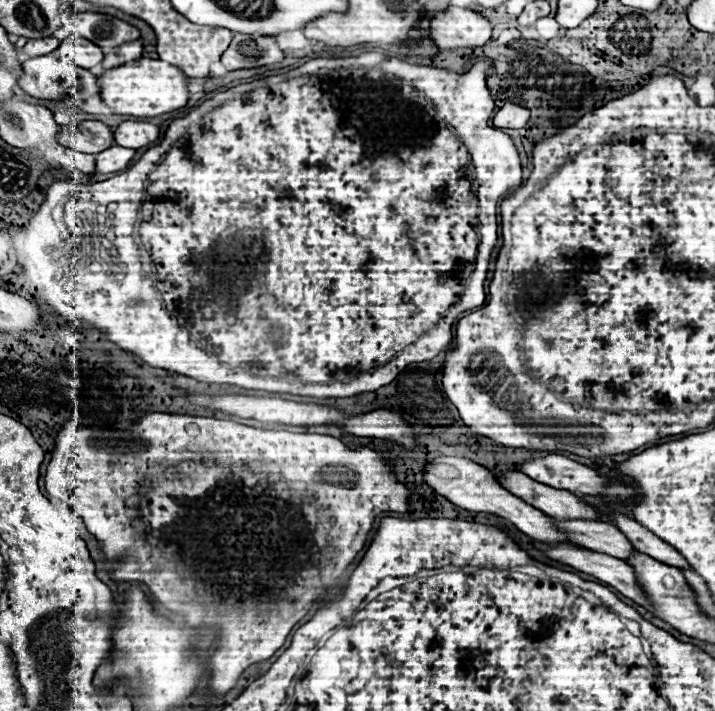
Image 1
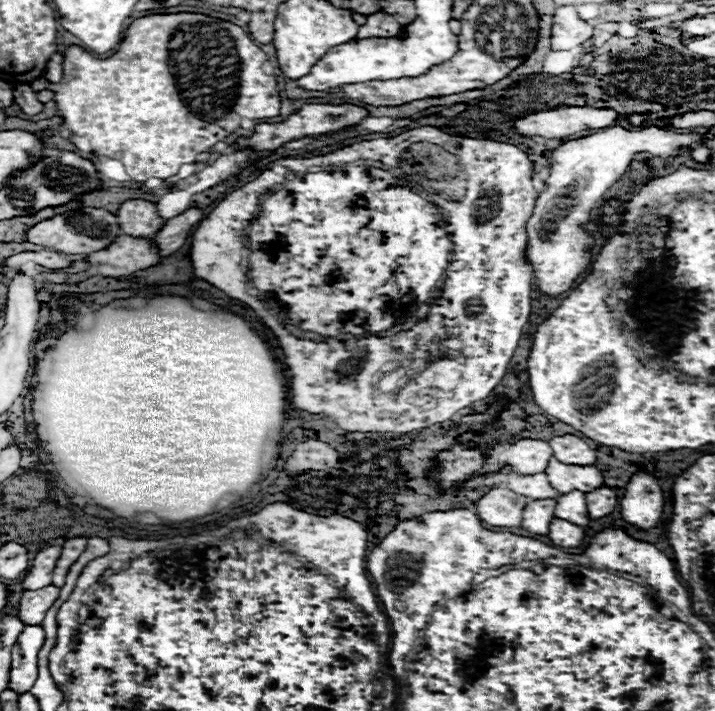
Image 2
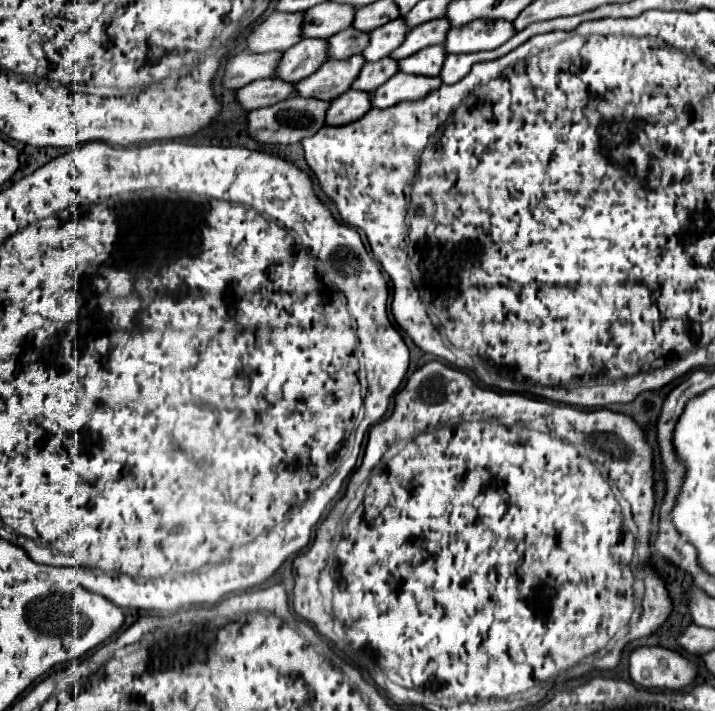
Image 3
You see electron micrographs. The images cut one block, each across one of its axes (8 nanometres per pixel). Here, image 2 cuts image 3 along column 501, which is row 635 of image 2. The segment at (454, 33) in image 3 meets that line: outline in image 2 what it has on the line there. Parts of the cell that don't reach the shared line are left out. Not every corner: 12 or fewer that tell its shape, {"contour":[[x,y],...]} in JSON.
{"contour":[[26,626],[12,650],[8,686],[28,692],[38,676],[46,636]]}

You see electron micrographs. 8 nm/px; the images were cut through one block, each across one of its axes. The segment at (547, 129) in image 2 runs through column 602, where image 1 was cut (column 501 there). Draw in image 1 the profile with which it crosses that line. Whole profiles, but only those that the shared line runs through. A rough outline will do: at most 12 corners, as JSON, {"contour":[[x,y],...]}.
{"contour":[[504,104],[496,116],[498,128],[524,128],[530,110]]}

